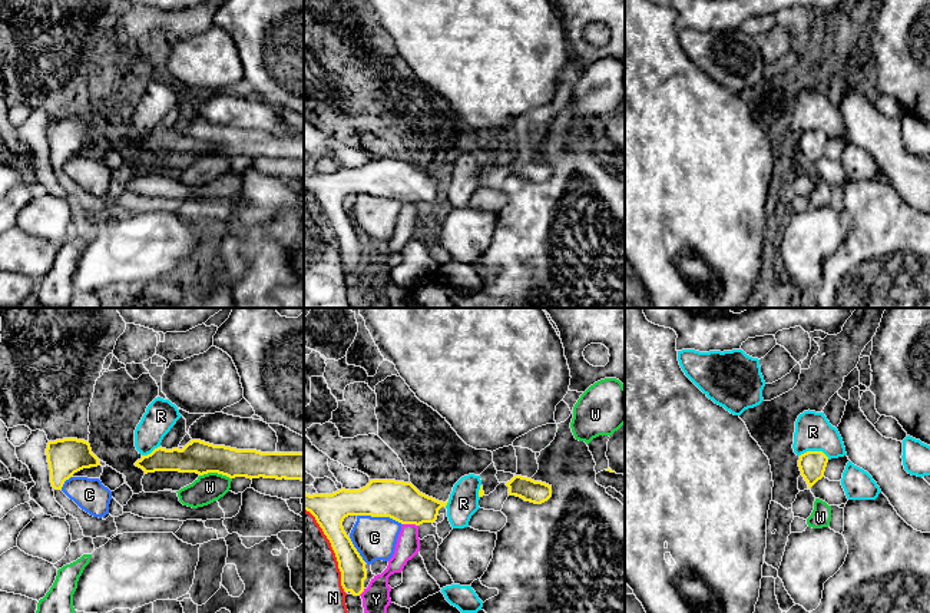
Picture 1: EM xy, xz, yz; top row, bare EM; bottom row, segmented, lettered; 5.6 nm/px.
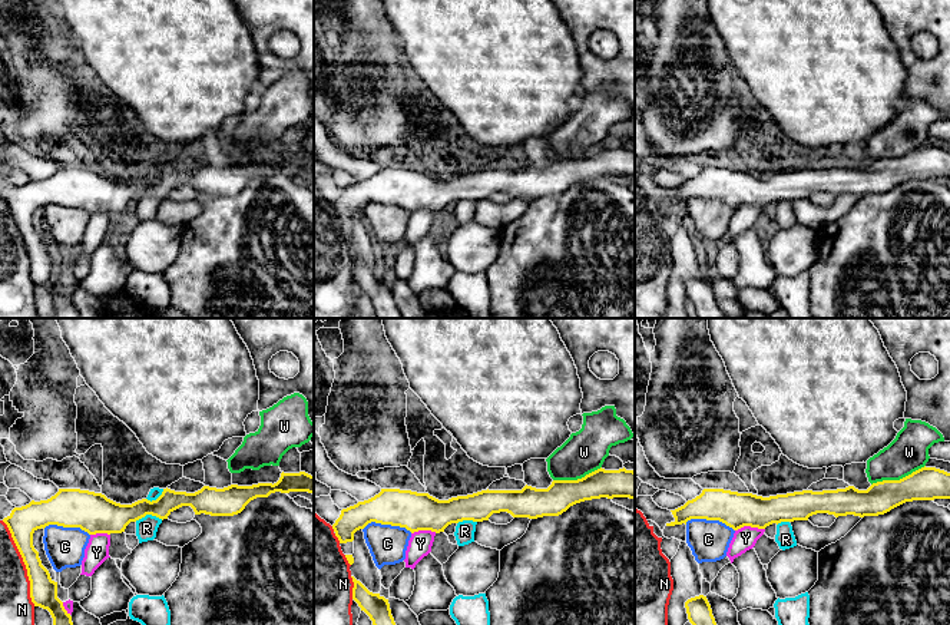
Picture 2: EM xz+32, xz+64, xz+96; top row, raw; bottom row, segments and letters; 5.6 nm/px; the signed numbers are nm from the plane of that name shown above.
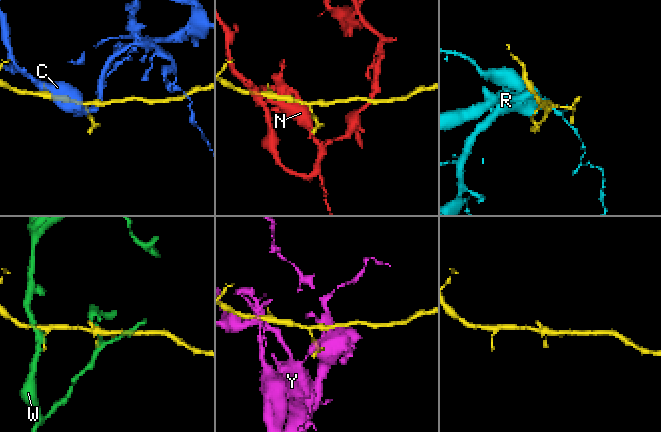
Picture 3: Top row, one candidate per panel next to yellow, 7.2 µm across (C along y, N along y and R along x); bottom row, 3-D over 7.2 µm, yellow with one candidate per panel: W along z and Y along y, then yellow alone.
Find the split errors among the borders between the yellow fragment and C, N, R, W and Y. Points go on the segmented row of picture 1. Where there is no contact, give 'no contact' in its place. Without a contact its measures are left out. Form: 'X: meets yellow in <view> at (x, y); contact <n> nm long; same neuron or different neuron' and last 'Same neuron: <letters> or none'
C: meets yellow in xz at (380, 516); contact 260 nm long; different neuron
N: meets yellow in xz at (333, 549); contact 500 nm long; different neuron
R: meets yellow in yz at (814, 451); contact 170 nm long; different neuron
W: meets yellow in xy at (215, 471); contact 190 nm long; different neuron
Y: meets yellow in xz at (410, 523); contact 90 nm long; different neuron
Same neuron: none

